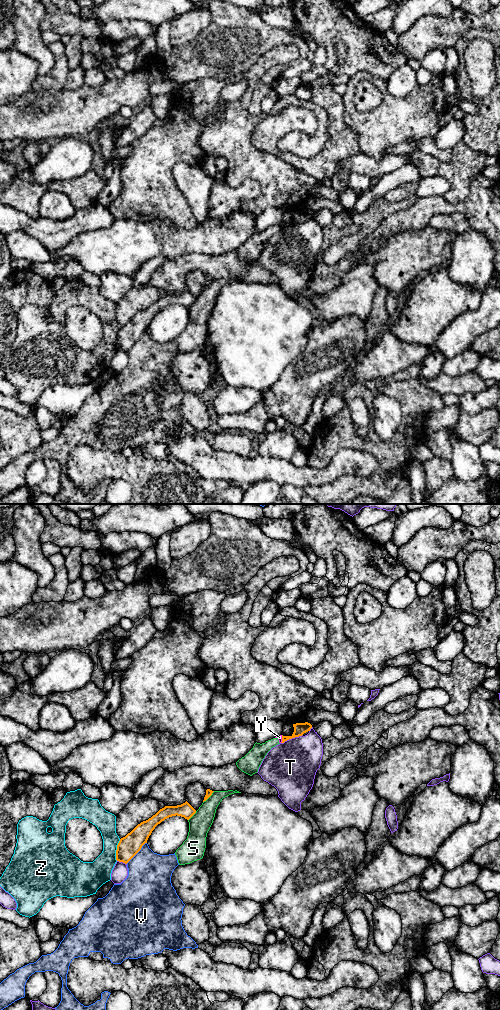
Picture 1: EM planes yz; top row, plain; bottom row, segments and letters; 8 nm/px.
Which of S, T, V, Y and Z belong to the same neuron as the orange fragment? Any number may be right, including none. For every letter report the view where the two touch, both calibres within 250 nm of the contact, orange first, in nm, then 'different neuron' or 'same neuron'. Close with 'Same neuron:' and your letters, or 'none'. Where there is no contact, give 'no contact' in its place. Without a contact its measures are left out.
S: contact in yz; calibres 50 and 180 nm; different neuron
T: contact in yz; calibres 100 and 400 nm; different neuron
V: contact in yz; calibres 170 and 360 nm; different neuron
Y: contact in yz; calibres 100 and 30 nm; different neuron
Z: contact in yz; calibres 170 and 200 nm; different neuron
Same neuron: none

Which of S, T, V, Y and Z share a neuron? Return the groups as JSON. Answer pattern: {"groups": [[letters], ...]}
{"groups": [["S", "Y"], ["T"], ["V"], ["Z"]]}

